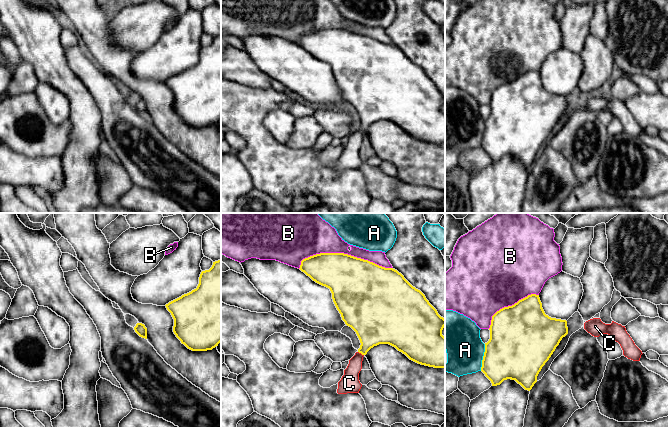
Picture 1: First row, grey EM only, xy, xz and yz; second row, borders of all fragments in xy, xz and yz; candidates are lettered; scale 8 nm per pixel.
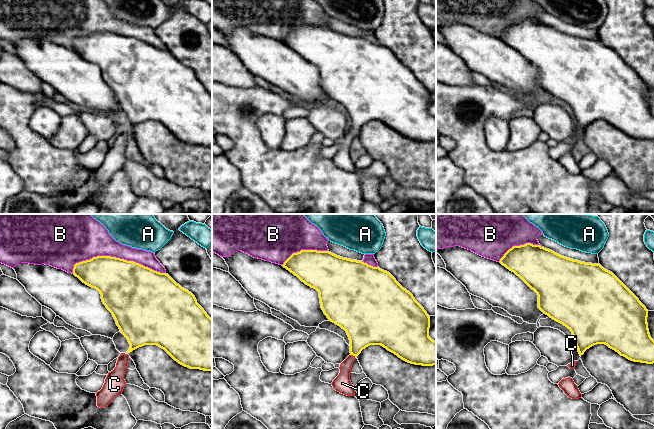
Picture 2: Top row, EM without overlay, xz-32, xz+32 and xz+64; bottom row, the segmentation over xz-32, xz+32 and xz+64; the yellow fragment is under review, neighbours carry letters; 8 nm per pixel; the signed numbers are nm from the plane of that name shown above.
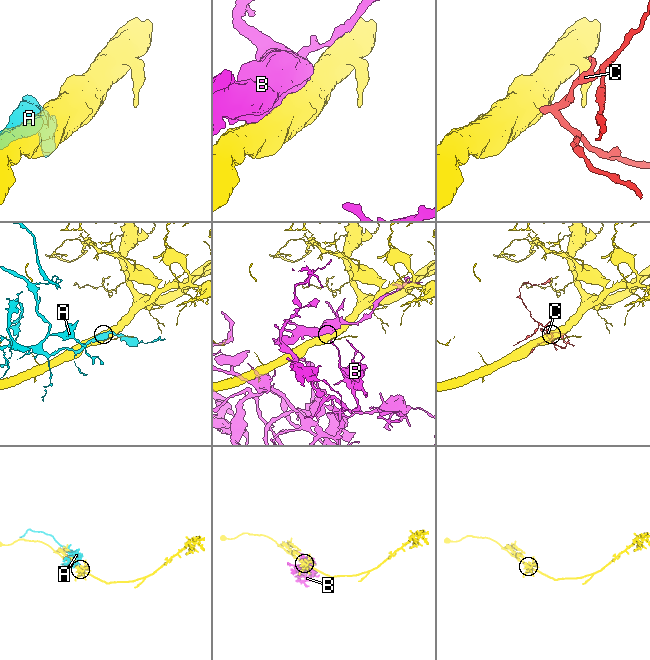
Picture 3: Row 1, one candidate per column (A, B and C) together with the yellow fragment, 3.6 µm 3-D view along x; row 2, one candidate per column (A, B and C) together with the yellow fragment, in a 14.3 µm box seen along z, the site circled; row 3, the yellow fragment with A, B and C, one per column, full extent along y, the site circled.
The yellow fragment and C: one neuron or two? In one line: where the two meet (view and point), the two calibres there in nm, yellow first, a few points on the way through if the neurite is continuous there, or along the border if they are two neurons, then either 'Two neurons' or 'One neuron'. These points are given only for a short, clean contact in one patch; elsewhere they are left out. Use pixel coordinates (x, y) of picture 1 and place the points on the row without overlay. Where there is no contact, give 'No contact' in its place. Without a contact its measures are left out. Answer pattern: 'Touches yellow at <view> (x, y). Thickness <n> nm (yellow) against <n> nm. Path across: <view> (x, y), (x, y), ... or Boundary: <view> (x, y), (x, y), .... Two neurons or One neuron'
Touches yellow at xz (361, 129). Thickness 320 nm (yellow) against 150 nm. Path across: xz (374, 101), (361, 129), (355, 138), (350, 158). One neuron

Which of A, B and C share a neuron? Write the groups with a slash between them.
A / B / C

